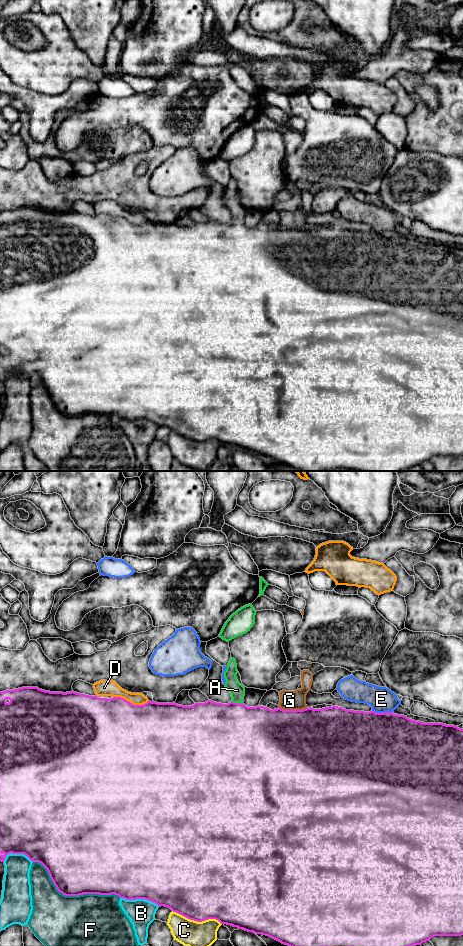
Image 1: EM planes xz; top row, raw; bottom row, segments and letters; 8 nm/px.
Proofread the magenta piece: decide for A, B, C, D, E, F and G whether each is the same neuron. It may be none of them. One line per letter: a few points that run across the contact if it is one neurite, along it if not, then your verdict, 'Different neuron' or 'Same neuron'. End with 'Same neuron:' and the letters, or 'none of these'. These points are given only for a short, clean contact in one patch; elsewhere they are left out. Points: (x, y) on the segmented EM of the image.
A: Line: xz (234, 734), (237, 703), (237, 690). Same neuron
B: Different neuron
C: Different neuron
D: Different neuron
E: Different neuron
F: Different neuron
G: Different neuron
Same neuron: A

